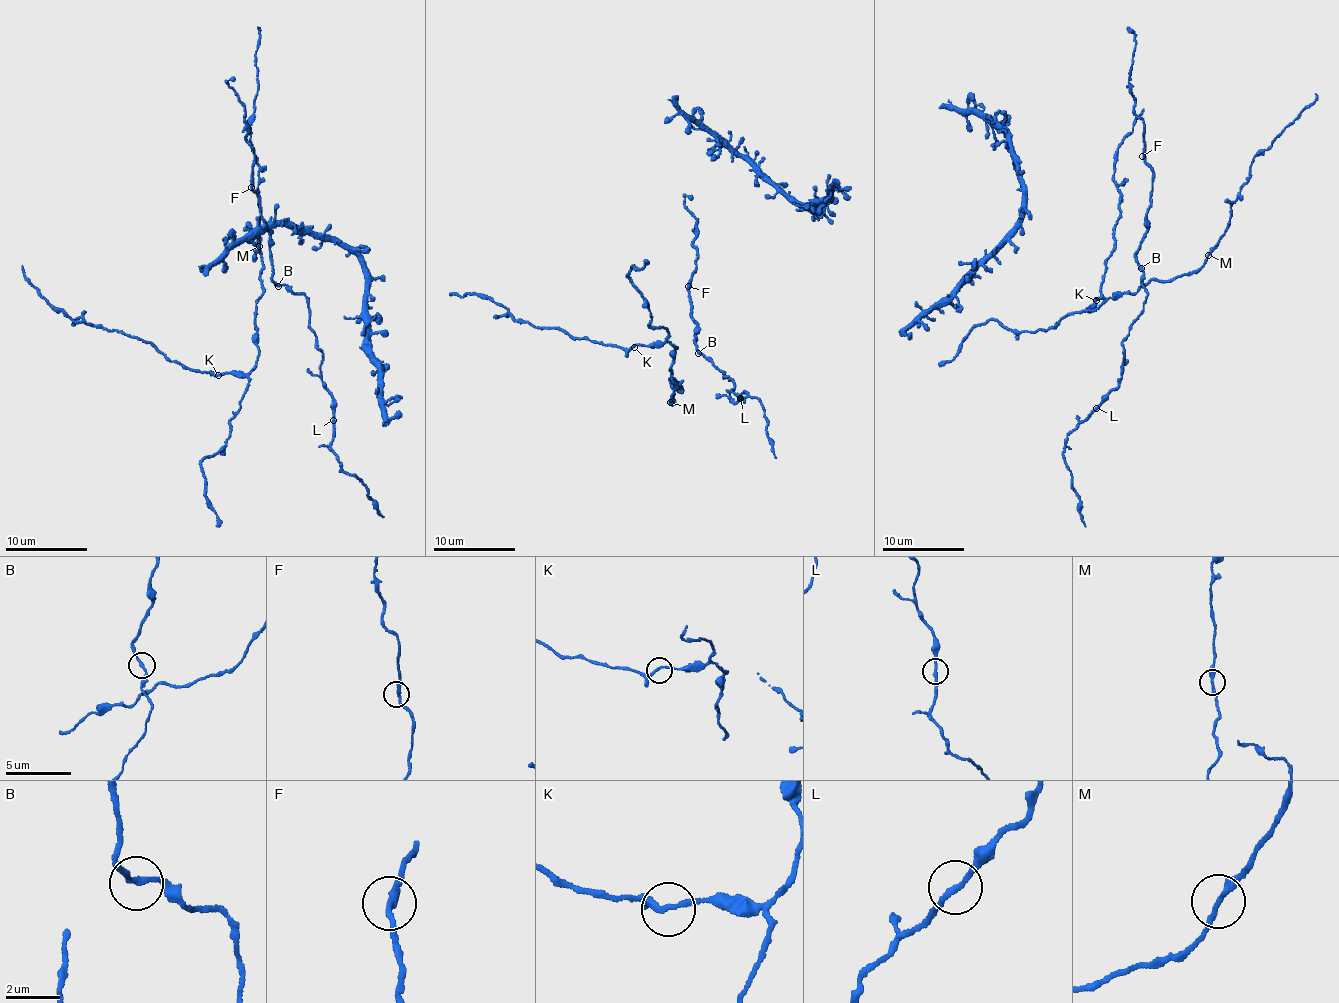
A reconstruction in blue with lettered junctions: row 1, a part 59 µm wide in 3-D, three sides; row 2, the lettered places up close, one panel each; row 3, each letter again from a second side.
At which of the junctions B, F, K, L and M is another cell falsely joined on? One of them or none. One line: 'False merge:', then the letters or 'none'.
False merge: none

